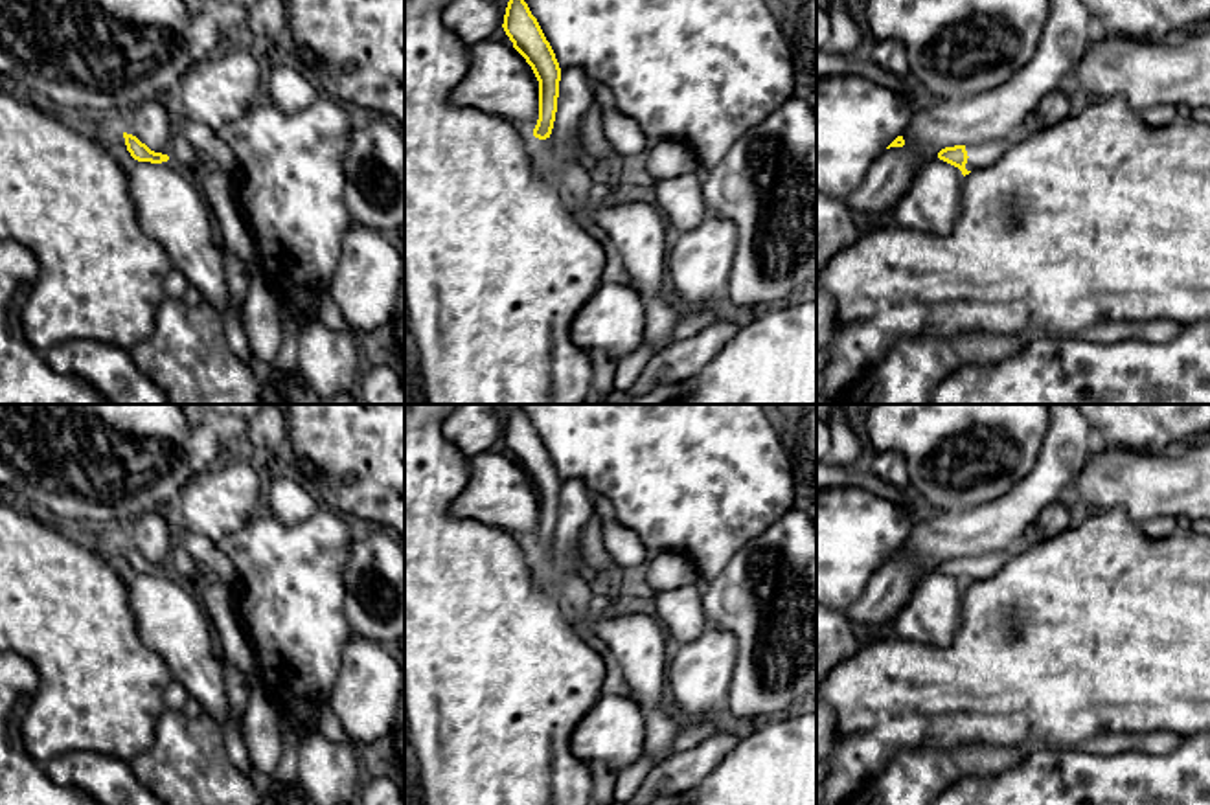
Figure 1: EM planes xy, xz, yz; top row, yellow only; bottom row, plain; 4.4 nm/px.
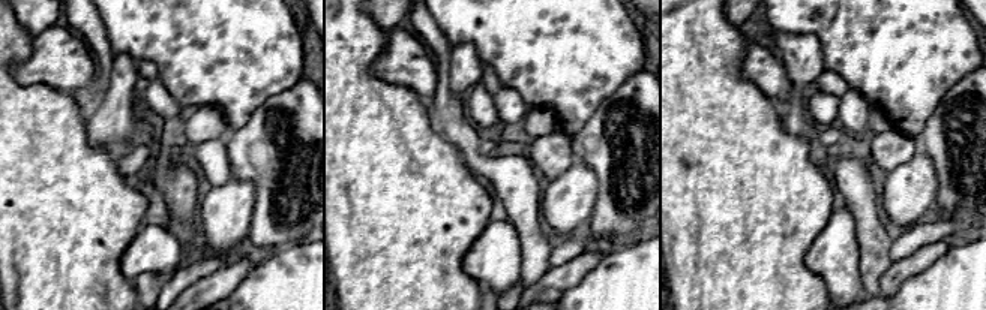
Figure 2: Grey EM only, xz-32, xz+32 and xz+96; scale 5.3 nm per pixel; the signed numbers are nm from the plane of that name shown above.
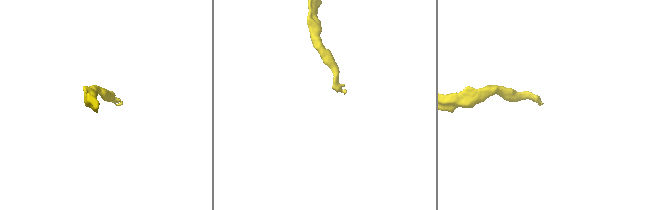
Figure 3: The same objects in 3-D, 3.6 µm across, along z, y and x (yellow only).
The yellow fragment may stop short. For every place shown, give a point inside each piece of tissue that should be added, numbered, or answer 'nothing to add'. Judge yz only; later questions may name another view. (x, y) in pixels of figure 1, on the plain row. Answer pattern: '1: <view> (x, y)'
1: yz (982, 566)

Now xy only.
nothing to add

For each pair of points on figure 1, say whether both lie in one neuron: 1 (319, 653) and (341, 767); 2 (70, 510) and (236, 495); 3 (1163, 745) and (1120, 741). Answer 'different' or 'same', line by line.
1: different
2: different
3: same

